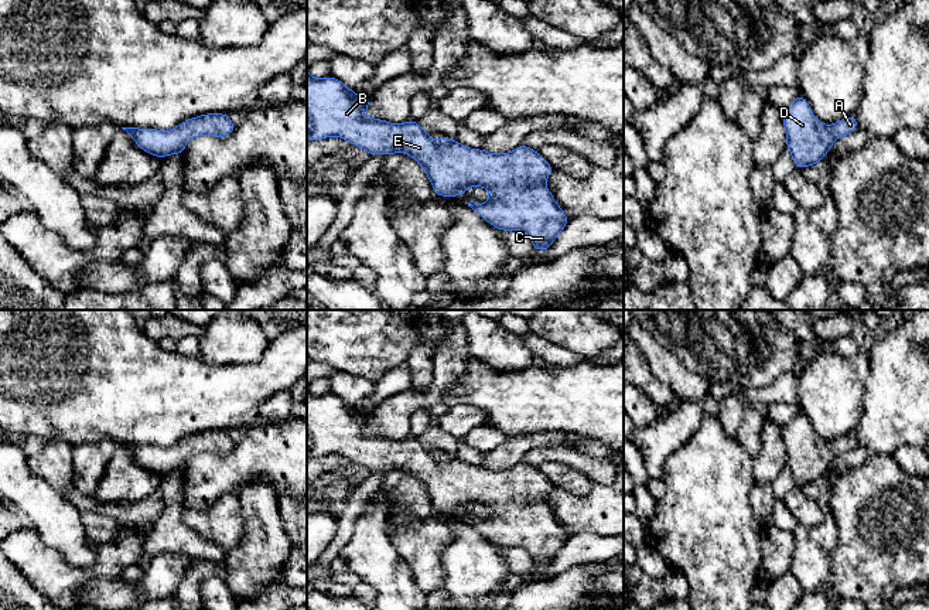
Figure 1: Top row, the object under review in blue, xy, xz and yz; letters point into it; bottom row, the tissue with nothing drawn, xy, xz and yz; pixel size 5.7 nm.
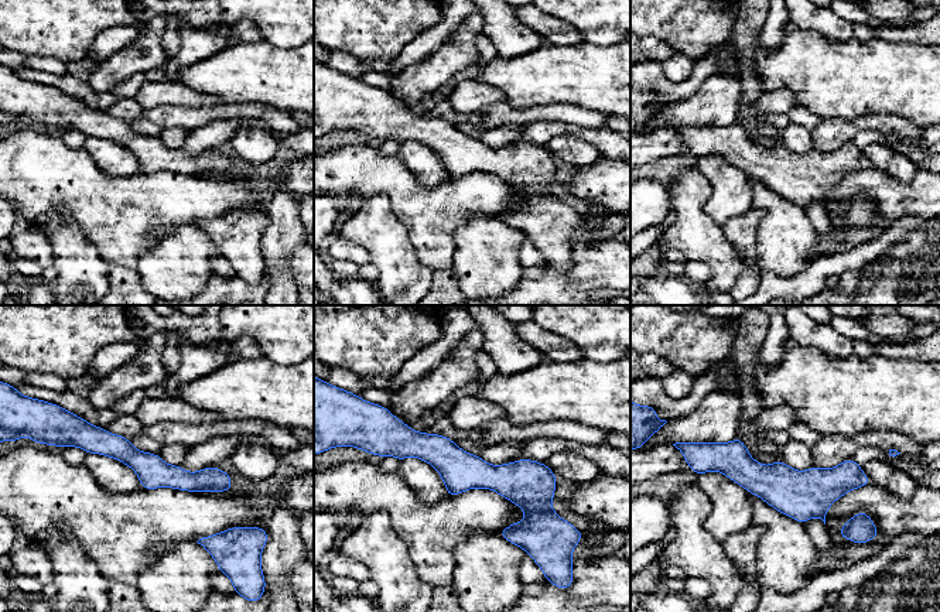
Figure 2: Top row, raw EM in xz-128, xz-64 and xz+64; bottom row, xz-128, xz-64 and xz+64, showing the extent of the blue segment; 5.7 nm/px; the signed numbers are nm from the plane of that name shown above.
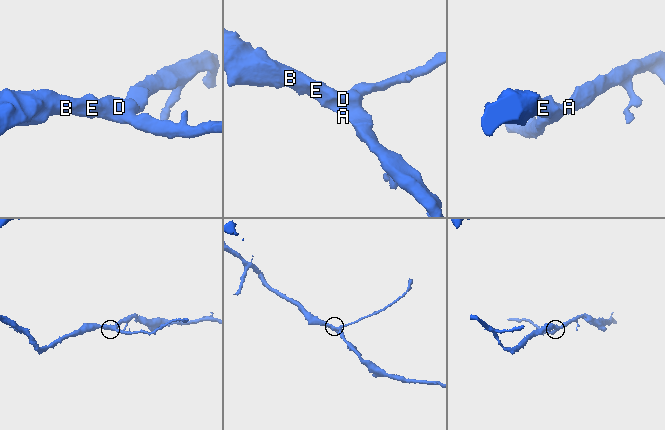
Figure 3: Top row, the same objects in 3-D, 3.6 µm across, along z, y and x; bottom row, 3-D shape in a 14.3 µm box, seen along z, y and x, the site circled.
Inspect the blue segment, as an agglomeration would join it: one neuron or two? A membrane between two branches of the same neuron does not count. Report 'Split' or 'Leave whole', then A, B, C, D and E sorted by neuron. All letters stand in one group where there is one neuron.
Leave whole. Groups: A B C D E

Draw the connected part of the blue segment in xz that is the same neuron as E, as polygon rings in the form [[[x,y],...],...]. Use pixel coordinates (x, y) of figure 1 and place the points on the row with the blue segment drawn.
[[[307,68],[307,140],[321,140],[332,136],[345,139],[349,144],[365,149],[370,156],[406,153],[424,168],[434,192],[438,197],[464,197],[467,187],[484,187],[491,200],[486,204],[468,202],[488,224],[501,231],[522,231],[529,235],[534,251],[547,251],[557,235],[567,226],[568,217],[557,205],[546,178],[554,168],[542,154],[526,144],[509,153],[488,153],[484,149],[469,149],[440,133],[440,143],[416,120],[402,125],[383,119],[366,117],[365,110],[370,96],[362,98],[355,89],[346,88],[335,76],[315,79]]]

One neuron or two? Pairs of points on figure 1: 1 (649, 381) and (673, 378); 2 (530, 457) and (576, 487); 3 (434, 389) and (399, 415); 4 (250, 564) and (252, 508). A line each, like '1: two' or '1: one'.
1: two
2: two
3: one
4: one

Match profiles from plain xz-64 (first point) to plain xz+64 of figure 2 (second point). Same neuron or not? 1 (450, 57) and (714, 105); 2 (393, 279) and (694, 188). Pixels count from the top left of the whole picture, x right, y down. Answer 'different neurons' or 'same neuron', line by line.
1: same neuron
2: same neuron

